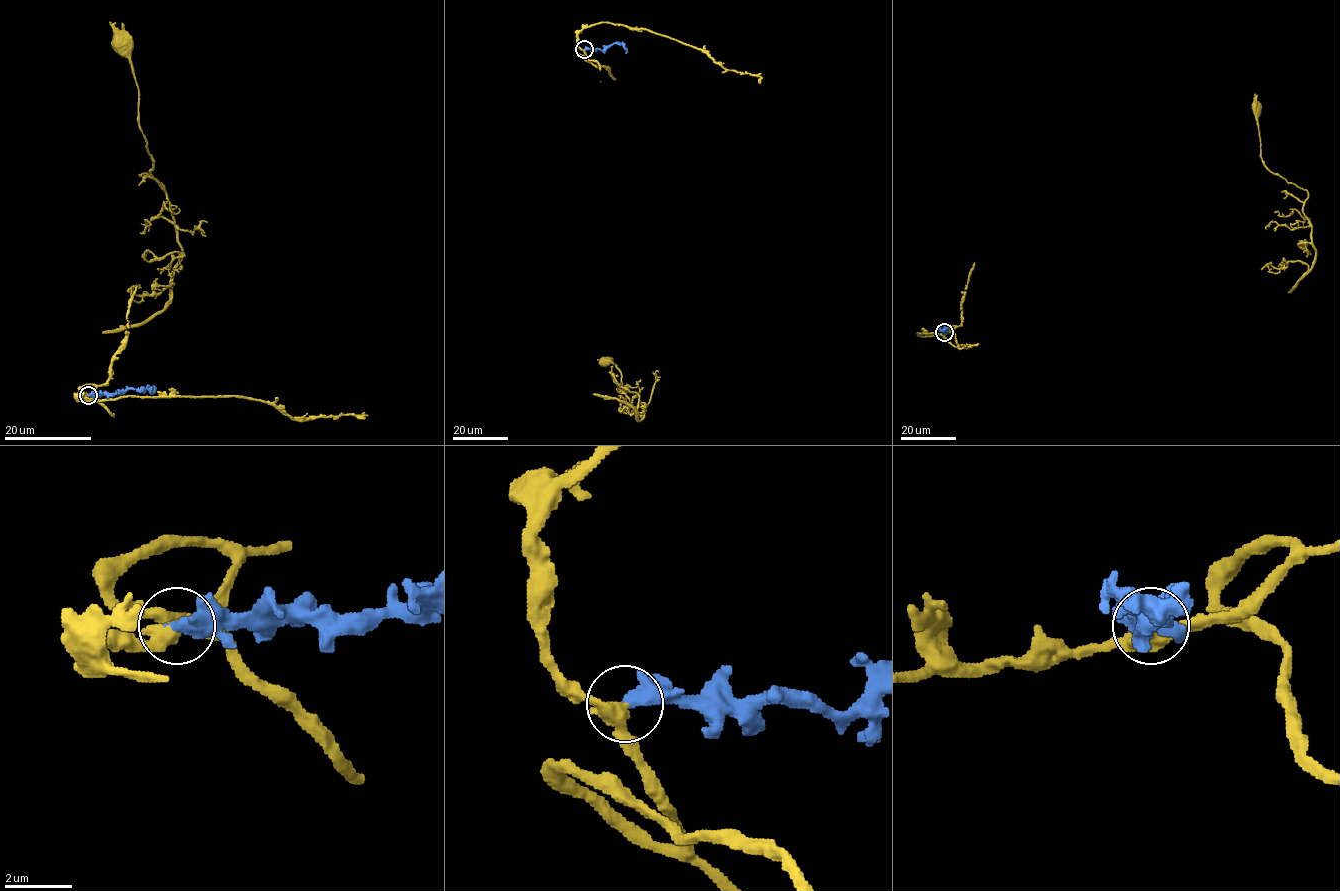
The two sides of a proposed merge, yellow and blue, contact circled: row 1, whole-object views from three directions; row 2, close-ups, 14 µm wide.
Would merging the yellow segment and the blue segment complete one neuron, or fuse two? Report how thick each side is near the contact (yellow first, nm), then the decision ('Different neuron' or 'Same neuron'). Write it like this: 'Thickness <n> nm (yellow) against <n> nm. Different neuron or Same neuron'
Thickness 400 nm (yellow) against 480 nm. Same neuron

